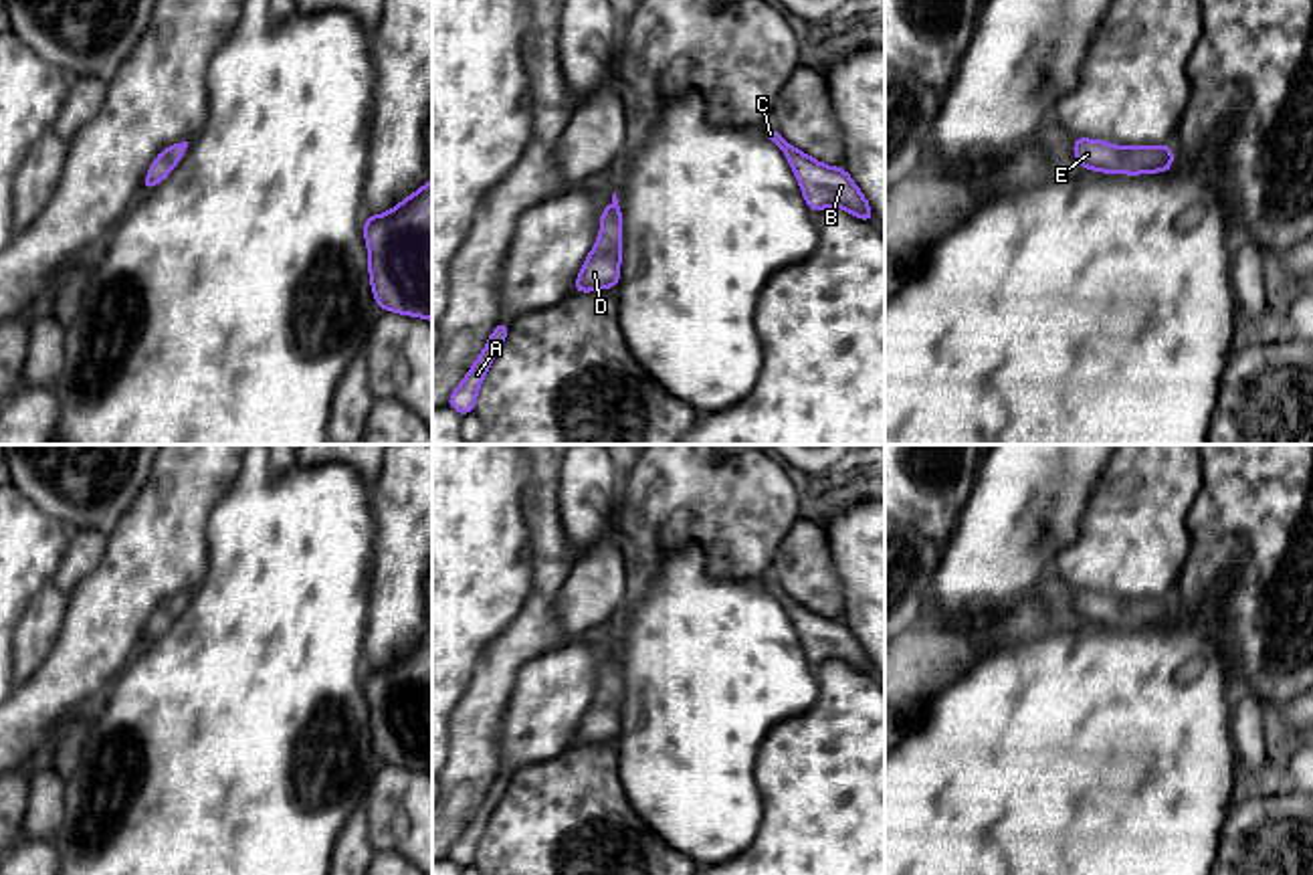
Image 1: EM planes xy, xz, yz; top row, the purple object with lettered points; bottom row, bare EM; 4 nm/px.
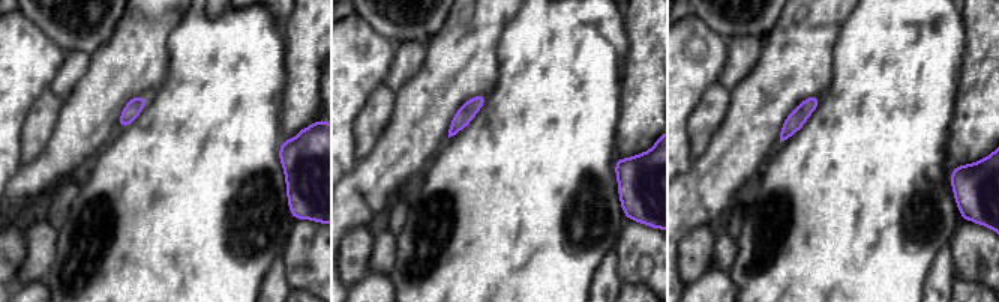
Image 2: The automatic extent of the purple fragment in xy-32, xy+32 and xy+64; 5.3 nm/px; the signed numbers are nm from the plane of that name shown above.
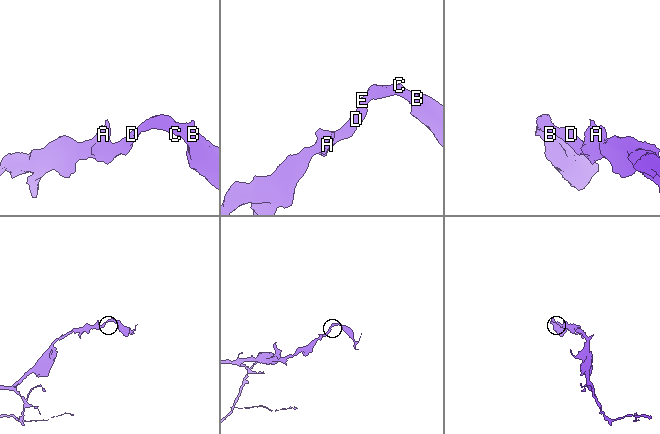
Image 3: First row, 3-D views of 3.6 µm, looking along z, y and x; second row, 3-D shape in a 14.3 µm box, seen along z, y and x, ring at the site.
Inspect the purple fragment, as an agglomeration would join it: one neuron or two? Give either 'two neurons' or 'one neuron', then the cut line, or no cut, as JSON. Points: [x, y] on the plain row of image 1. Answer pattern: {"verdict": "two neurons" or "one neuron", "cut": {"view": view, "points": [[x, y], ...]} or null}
{"verdict": "one neuron", "cut": null}

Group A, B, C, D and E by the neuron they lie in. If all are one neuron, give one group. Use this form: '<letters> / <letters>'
A B C D E

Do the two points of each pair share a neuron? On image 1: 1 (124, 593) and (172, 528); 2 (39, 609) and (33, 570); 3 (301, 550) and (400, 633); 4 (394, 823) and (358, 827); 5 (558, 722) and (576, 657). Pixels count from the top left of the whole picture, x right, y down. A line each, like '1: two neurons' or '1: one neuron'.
1: one neuron
2: two neurons
3: two neurons
4: two neurons
5: one neuron

